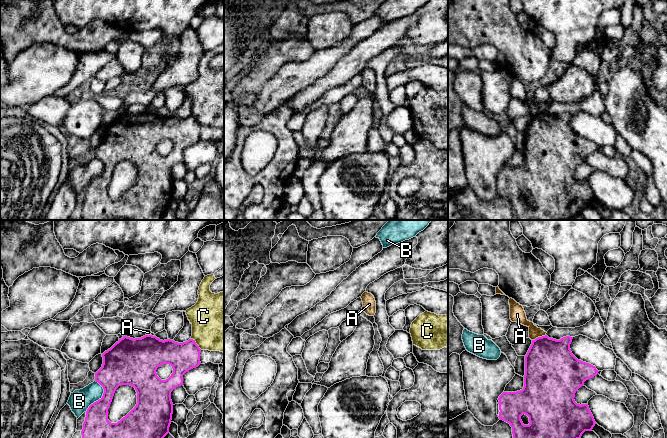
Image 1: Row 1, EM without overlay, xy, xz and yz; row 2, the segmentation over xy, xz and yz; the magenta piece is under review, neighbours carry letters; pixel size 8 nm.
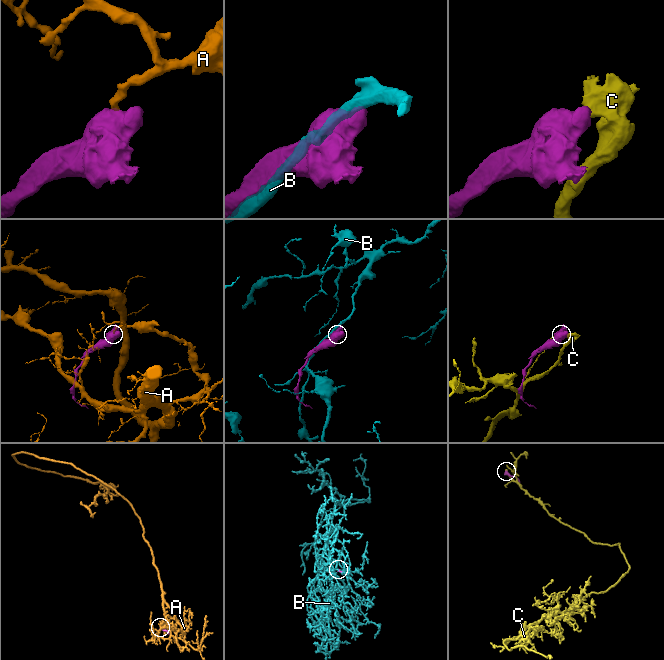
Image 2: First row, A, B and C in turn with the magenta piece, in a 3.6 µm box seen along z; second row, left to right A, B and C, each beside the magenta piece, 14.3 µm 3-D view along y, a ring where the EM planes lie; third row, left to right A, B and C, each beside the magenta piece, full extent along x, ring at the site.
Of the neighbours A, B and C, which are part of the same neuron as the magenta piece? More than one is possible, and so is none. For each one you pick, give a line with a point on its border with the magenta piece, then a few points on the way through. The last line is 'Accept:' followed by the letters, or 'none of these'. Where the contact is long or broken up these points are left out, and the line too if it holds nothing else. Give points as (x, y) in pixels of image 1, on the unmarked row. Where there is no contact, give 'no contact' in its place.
Accept: none of these

